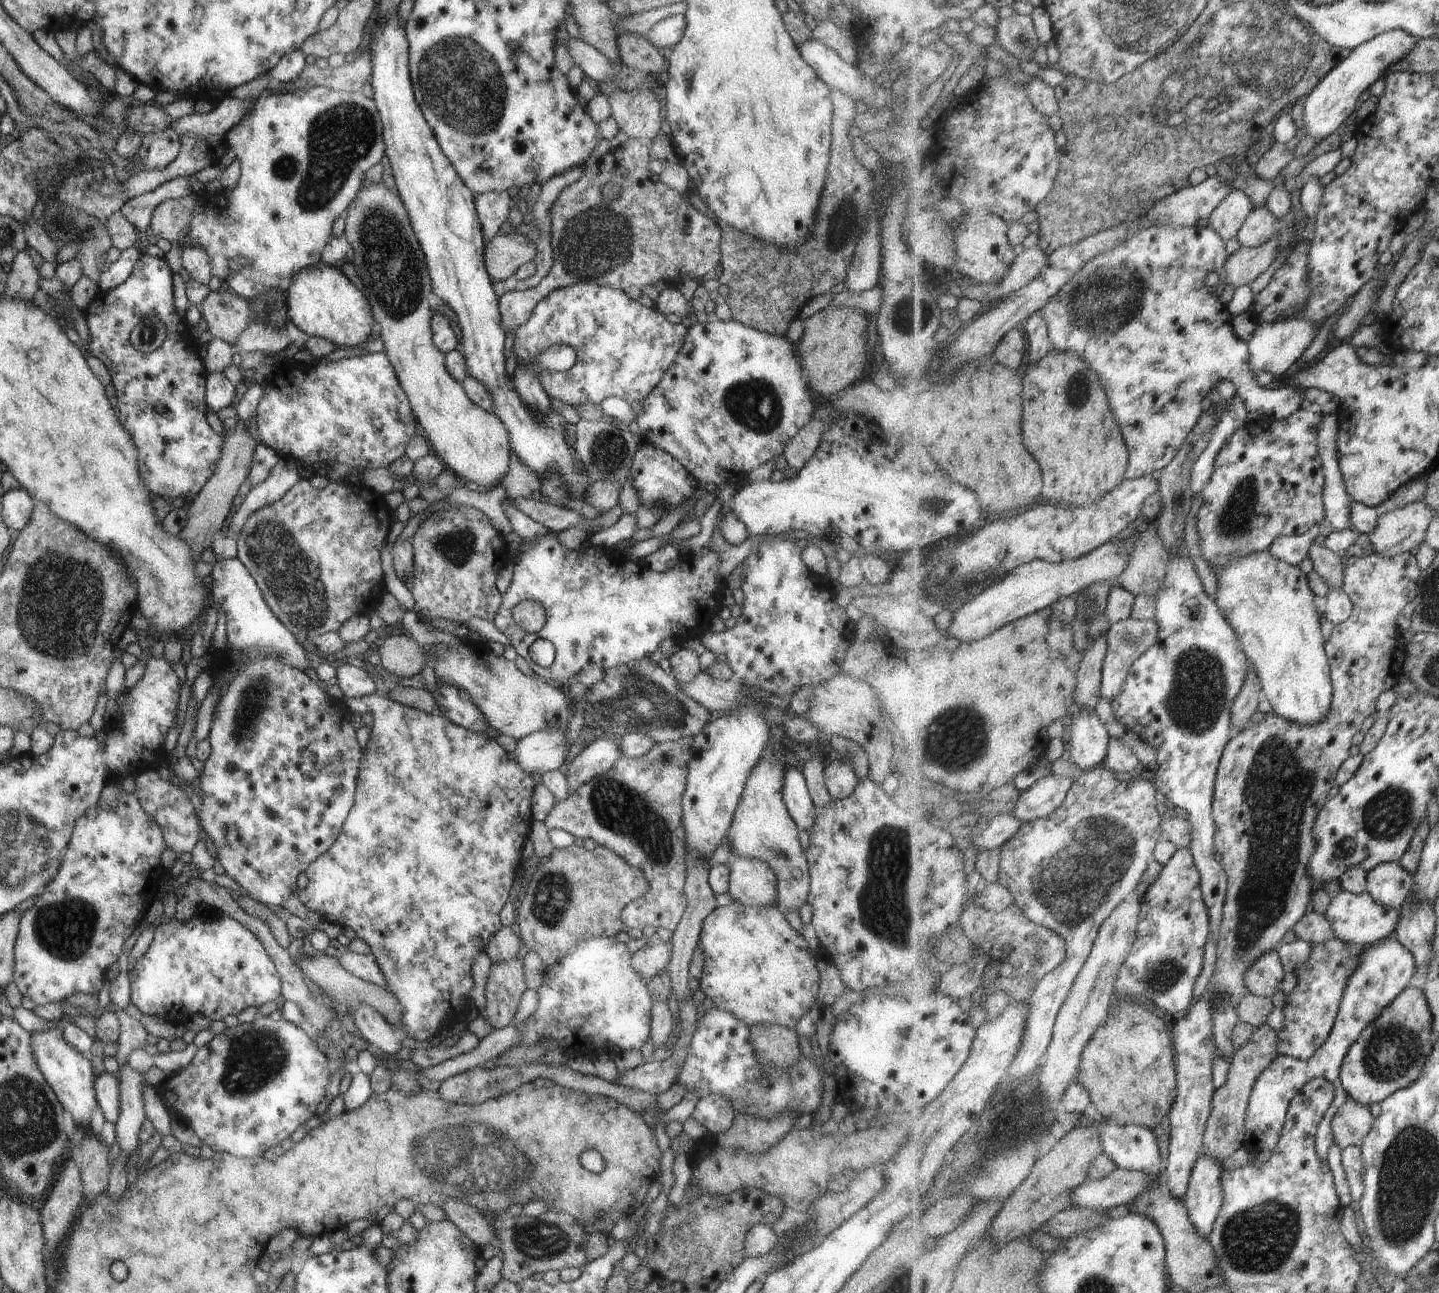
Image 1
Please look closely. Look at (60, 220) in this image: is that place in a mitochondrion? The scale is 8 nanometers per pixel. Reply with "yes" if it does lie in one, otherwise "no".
yes

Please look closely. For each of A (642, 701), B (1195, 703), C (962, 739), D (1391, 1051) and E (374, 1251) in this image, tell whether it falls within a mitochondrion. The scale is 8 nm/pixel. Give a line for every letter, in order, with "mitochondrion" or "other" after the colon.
A: mitochondrion
B: mitochondrion
C: mitochondrion
D: mitochondrion
E: other

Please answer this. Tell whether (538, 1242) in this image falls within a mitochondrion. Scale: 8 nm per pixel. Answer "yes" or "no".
yes

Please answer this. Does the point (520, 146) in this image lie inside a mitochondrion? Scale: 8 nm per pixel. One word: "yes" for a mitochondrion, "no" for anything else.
no

